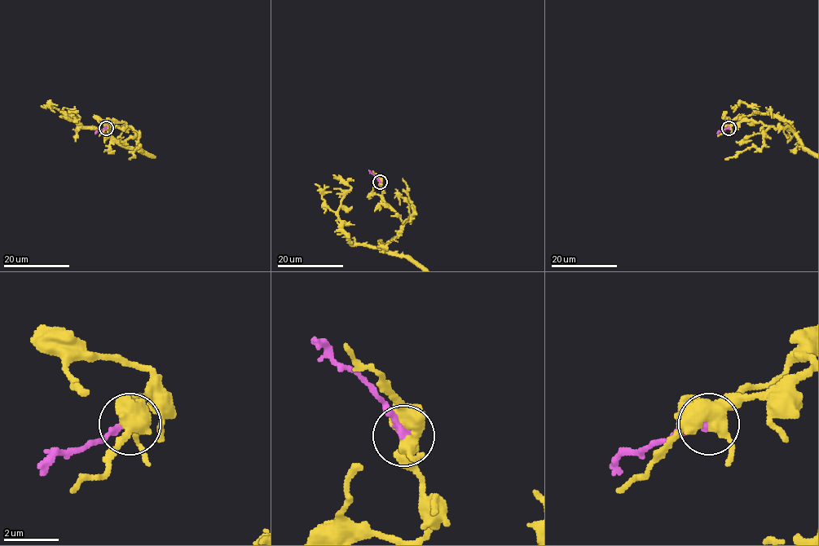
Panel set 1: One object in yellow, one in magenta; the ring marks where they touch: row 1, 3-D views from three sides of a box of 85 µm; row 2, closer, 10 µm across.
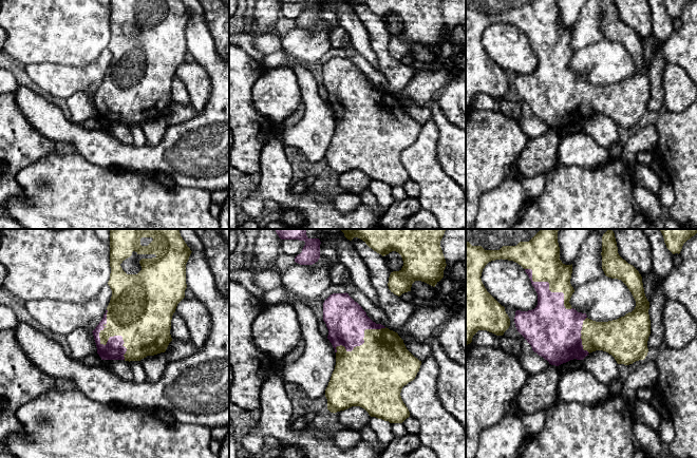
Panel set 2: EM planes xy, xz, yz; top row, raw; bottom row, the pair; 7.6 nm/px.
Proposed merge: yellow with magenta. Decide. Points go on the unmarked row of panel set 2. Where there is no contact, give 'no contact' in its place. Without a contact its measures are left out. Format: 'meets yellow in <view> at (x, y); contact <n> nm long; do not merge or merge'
meets yellow in xy at (106, 106); contact 400 nm long; merge

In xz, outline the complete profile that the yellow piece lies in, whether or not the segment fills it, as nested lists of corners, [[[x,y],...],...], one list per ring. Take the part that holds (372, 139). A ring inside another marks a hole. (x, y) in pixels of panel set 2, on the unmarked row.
[[[333,57],[323,66],[327,102],[336,116],[336,129],[325,153],[327,173],[337,176],[352,170],[364,172],[371,180],[402,187],[410,180],[400,156],[419,135],[421,125],[406,111],[397,96],[376,88],[348,57]]]

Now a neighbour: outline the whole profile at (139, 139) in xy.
[[[130,125],[130,130],[133,136],[132,145],[136,147],[146,145],[147,139],[146,139],[146,136],[143,132],[140,125]]]

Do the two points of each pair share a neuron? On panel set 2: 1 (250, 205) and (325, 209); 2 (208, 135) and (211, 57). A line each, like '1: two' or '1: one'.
1: one
2: one

